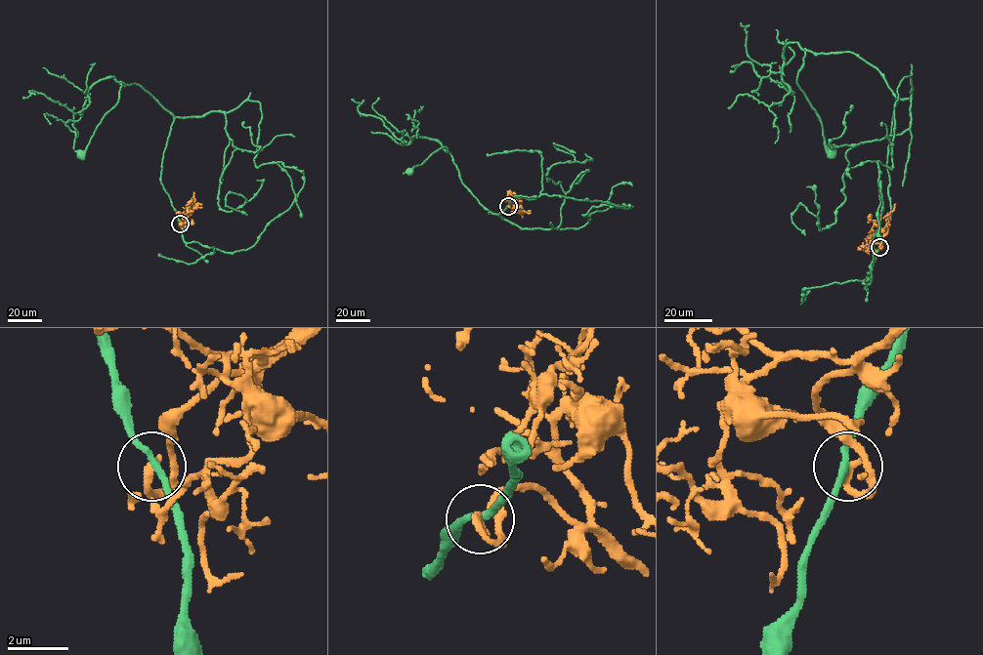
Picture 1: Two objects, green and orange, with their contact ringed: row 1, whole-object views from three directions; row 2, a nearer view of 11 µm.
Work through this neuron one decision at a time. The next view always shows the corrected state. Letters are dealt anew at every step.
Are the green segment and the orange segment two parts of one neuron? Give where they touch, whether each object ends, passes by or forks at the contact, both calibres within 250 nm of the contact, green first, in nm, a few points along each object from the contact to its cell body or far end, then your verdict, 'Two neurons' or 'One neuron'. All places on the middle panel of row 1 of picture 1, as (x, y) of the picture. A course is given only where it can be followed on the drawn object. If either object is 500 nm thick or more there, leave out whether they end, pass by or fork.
Place: (508, 206). At the ring green passes by. At the ring orange ends. Thickness 200 nm (green) against 320 nm. Course of green: (508, 206), (498, 215), (489, 213), (502, 219), (485, 209), (462, 183), (446, 146), (410, 172). Course of orange: (508, 206), (511, 204), (517, 211), (516, 202), (522, 212). Two neurons

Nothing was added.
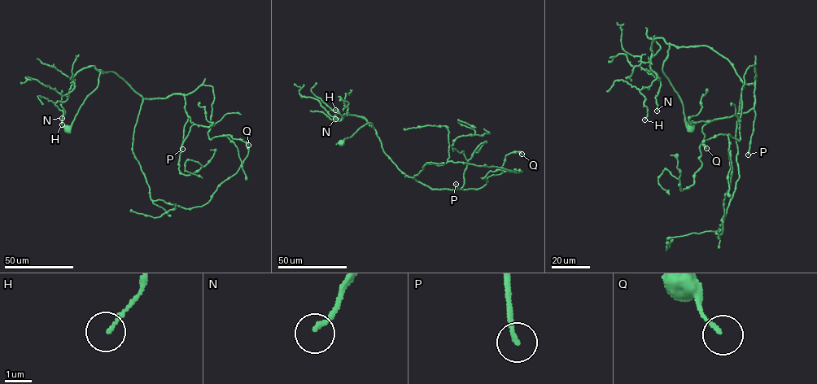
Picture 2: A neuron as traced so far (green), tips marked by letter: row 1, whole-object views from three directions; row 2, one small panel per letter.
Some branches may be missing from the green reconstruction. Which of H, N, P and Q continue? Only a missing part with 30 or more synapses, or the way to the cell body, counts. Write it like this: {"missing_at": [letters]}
{"missing_at": ["P"]}

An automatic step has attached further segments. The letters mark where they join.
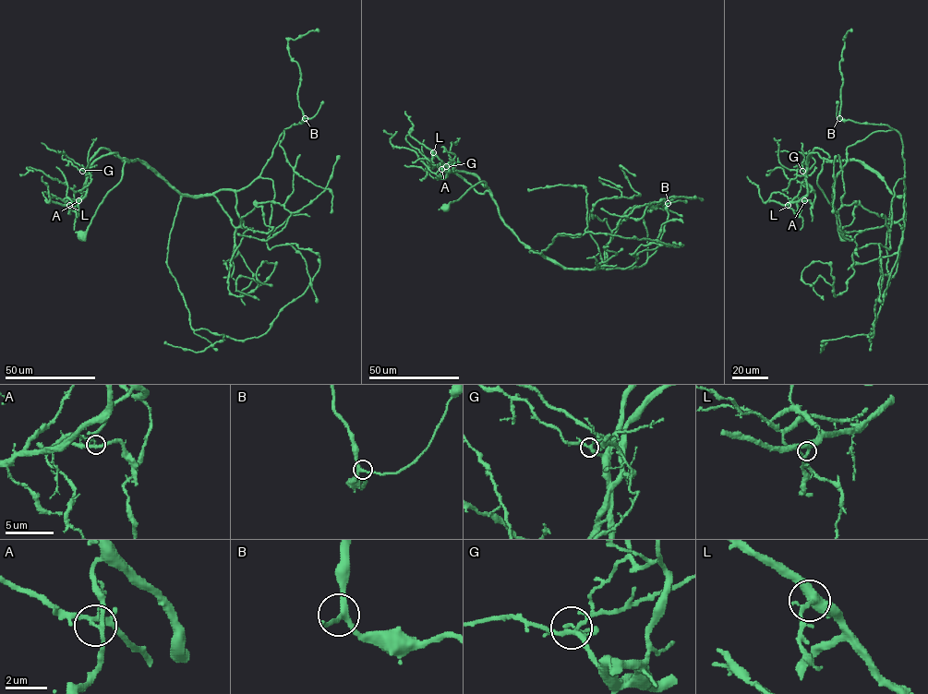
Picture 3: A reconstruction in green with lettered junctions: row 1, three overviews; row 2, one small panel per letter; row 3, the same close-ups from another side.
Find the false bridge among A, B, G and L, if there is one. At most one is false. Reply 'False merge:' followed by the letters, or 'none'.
False merge: A

